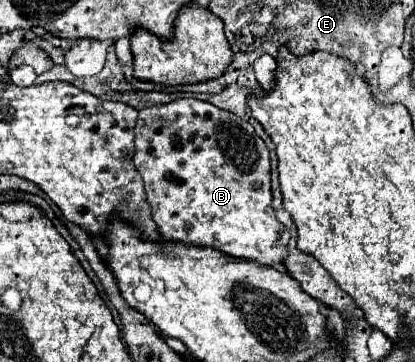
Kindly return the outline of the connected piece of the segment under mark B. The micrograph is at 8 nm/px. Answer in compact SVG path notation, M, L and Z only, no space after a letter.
M192 97L174 99L164 105L152 103L140 109L134 127L134 165L144 179L152 217L164 239L212 247L230 257L254 259L272 267L284 261L290 235L272 209L270 155L246 119Z

